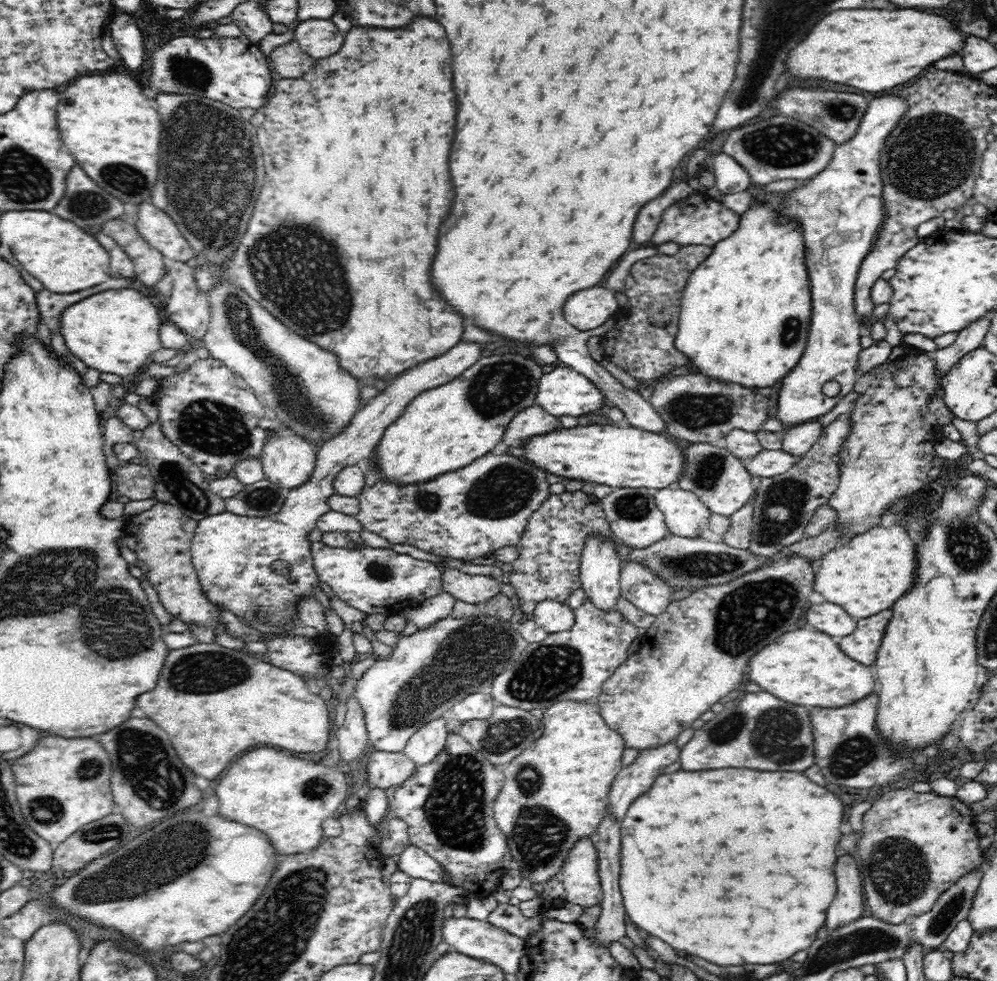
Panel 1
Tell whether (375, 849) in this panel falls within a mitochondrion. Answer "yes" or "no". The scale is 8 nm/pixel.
no

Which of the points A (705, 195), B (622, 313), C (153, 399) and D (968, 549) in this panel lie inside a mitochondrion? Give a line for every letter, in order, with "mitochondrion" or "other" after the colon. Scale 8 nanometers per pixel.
A: other
B: other
C: other
D: mitochondrion

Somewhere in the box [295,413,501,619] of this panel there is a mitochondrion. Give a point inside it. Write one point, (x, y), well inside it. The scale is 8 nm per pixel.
(430, 502)

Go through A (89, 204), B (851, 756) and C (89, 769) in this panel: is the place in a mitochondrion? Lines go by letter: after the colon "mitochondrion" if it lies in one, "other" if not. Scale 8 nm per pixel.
A: mitochondrion
B: mitochondrion
C: mitochondrion

